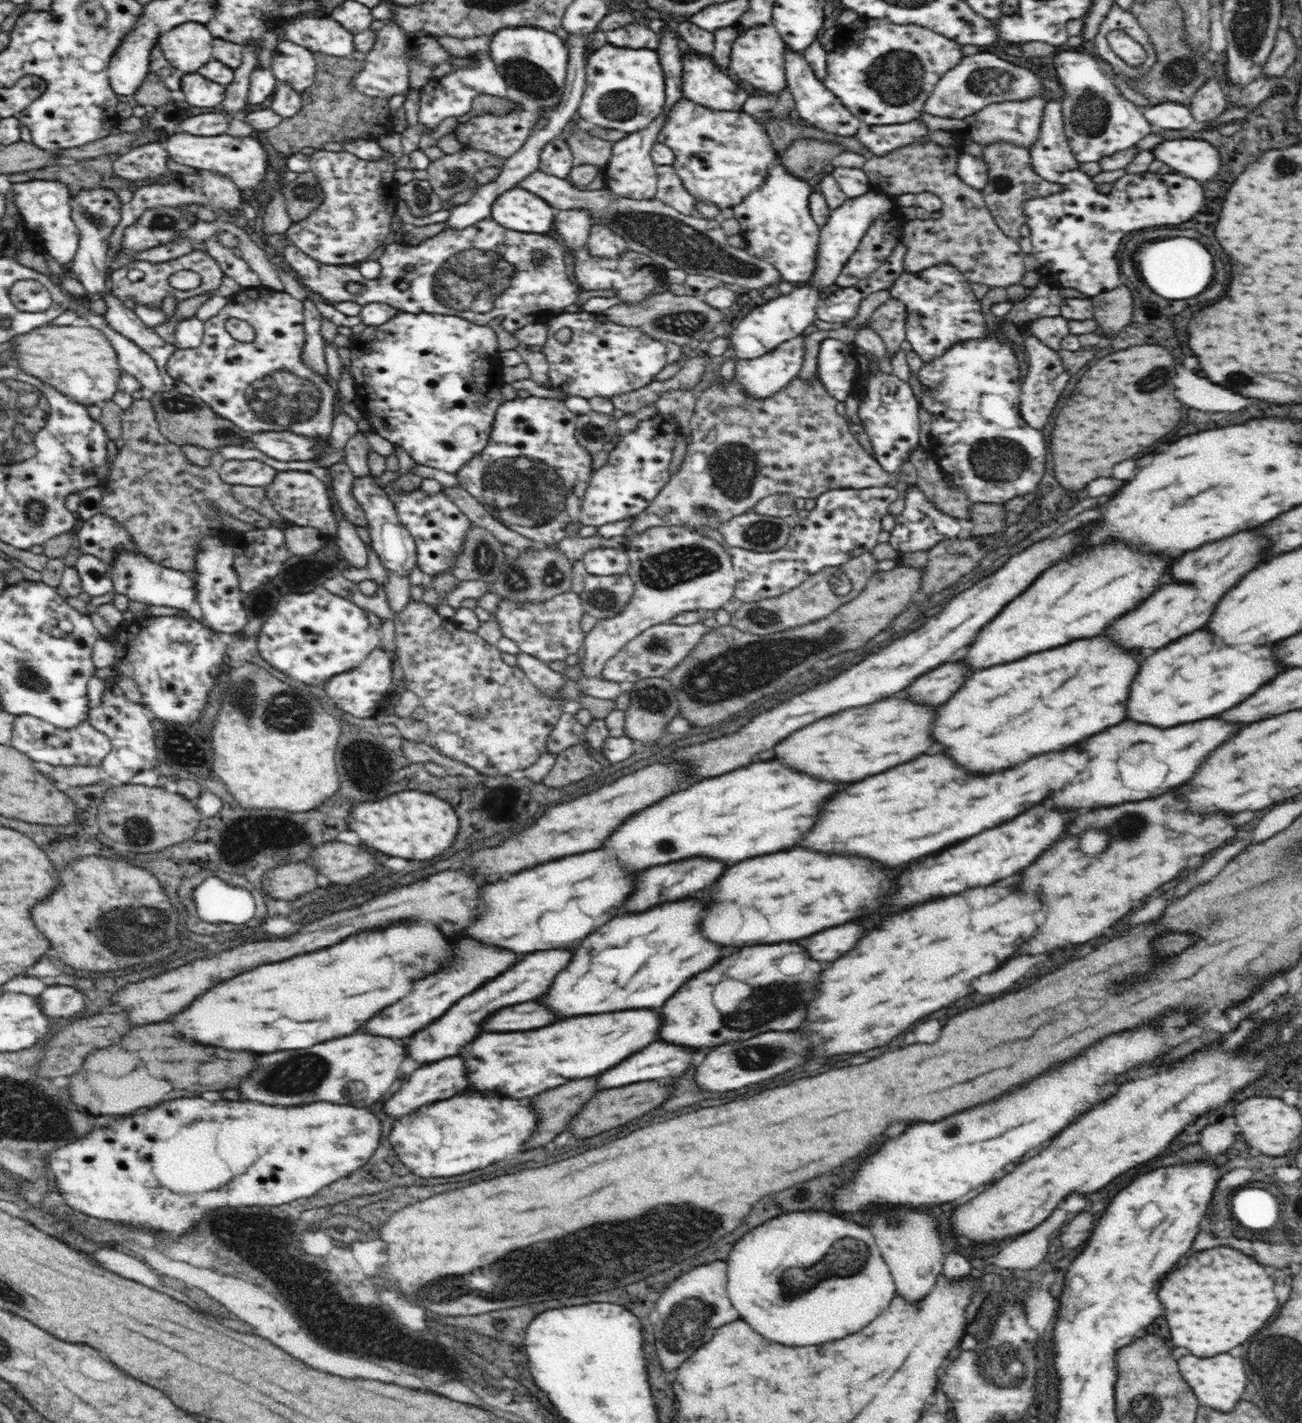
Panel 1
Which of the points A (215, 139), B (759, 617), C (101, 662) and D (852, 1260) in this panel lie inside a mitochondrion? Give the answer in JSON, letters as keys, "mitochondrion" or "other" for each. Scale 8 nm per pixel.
{"A":"other","B":"mitochondrion","C":"other","D":"mitochondrion"}

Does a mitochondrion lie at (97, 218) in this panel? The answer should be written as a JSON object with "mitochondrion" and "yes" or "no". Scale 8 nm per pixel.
{"mitochondrion":"yes"}

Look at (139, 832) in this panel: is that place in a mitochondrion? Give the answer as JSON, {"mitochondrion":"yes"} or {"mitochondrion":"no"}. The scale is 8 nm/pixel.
{"mitochondrion":"yes"}

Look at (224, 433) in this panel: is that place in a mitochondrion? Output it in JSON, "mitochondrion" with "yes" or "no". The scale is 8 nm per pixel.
{"mitochondrion":"yes"}

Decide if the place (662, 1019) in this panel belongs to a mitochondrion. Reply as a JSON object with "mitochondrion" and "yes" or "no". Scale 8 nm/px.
{"mitochondrion":"no"}

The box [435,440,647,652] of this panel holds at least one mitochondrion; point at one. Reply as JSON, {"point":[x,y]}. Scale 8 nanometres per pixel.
{"point":[525,490]}

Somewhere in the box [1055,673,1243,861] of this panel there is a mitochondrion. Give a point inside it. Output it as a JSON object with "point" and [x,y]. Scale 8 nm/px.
{"point":[1131,826]}

